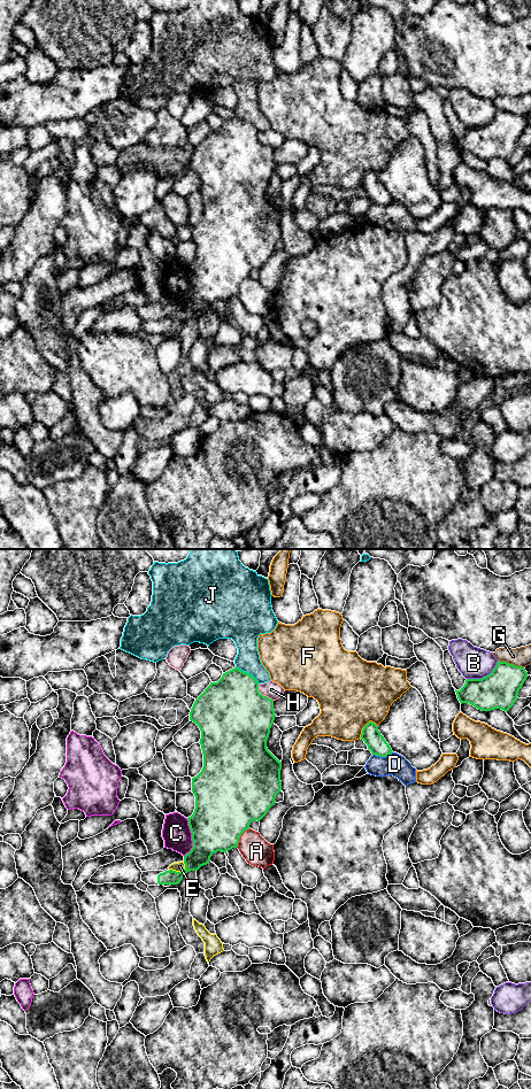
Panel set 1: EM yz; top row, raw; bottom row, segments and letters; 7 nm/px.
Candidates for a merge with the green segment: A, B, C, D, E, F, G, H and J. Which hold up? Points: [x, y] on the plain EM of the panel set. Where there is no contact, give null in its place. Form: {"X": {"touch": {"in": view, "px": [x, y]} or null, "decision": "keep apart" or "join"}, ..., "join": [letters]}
{"A": {"touch": {"in": "yz", "px": [240, 284]}, "decision": "keep apart"}, "B": {"touch": {"in": "yz", "px": [484, 125]}, "decision": "keep apart"}, "C": {"touch": {"in": "yz", "px": [192, 286]}, "decision": "keep apart"}, "D": {"touch": {"in": "yz", "px": [382, 205]}, "decision": "keep apart"}, "E": {"touch": {"in": "yz", "px": [181, 321]}, "decision": "keep apart"}, "F": {"touch": {"in": "yz", "px": [364, 175]}, "decision": "keep apart"}, "G": {"touch": {"in": "yz", "px": [510, 113]}, "decision": "keep apart"}, "H": {"touch": {"in": "yz", "px": [261, 143]}, "decision": "keep apart"}, "J": {"touch": {"in": "yz", "px": [246, 121]}, "decision": "keep apart"}, "join": []}

